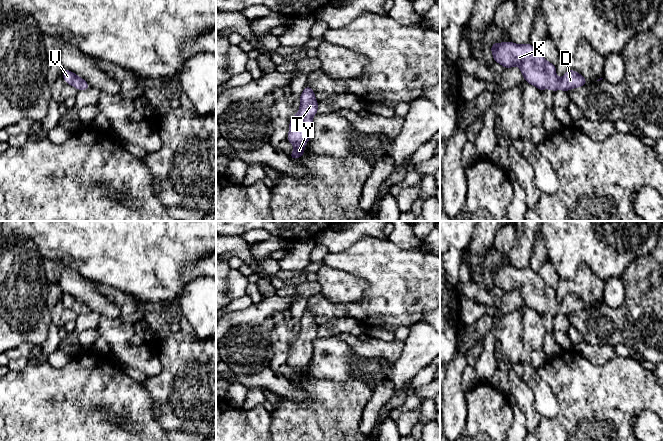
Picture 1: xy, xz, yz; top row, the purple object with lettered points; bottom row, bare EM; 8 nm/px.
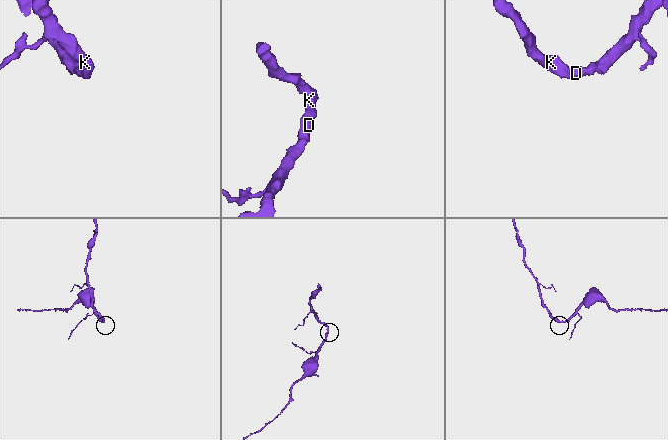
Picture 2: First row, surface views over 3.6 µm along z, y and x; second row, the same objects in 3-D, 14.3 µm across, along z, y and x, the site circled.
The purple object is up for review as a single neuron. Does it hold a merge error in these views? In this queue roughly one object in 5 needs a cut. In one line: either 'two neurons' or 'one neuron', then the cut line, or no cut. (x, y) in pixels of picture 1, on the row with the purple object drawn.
one neuron; no cut

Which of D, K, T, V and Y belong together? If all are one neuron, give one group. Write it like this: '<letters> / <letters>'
D K T V Y

